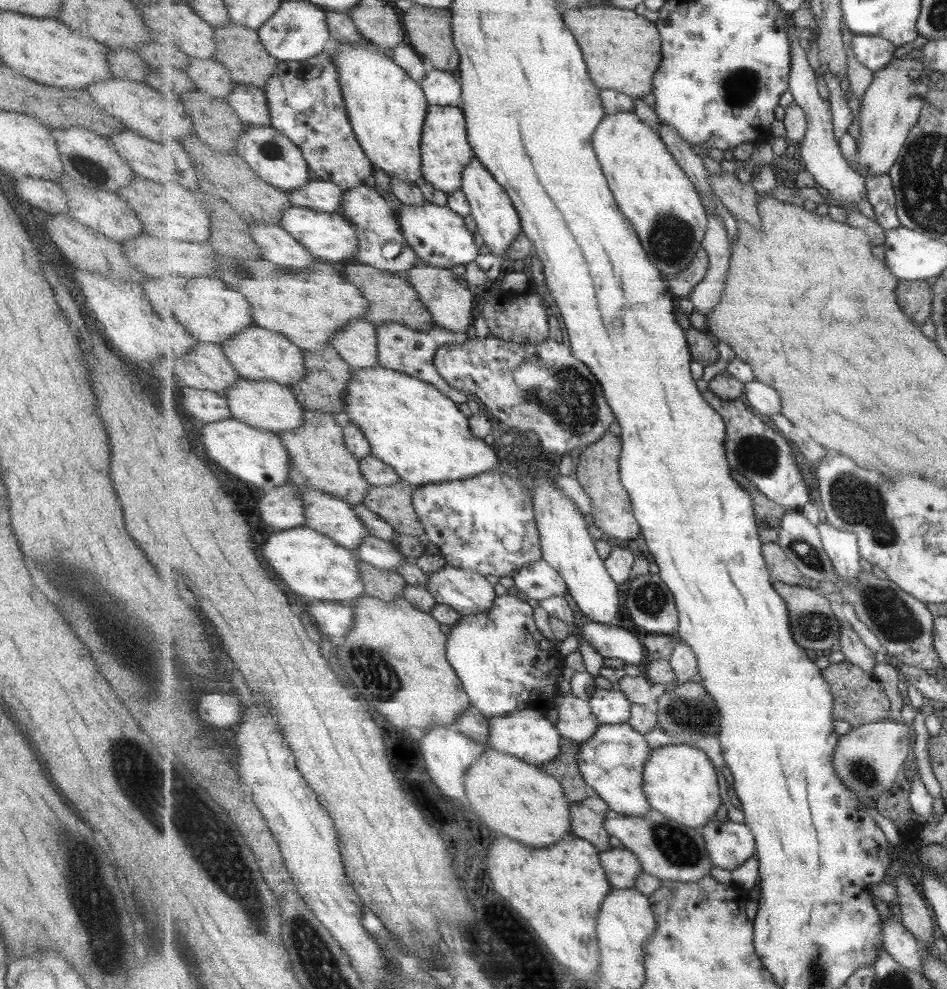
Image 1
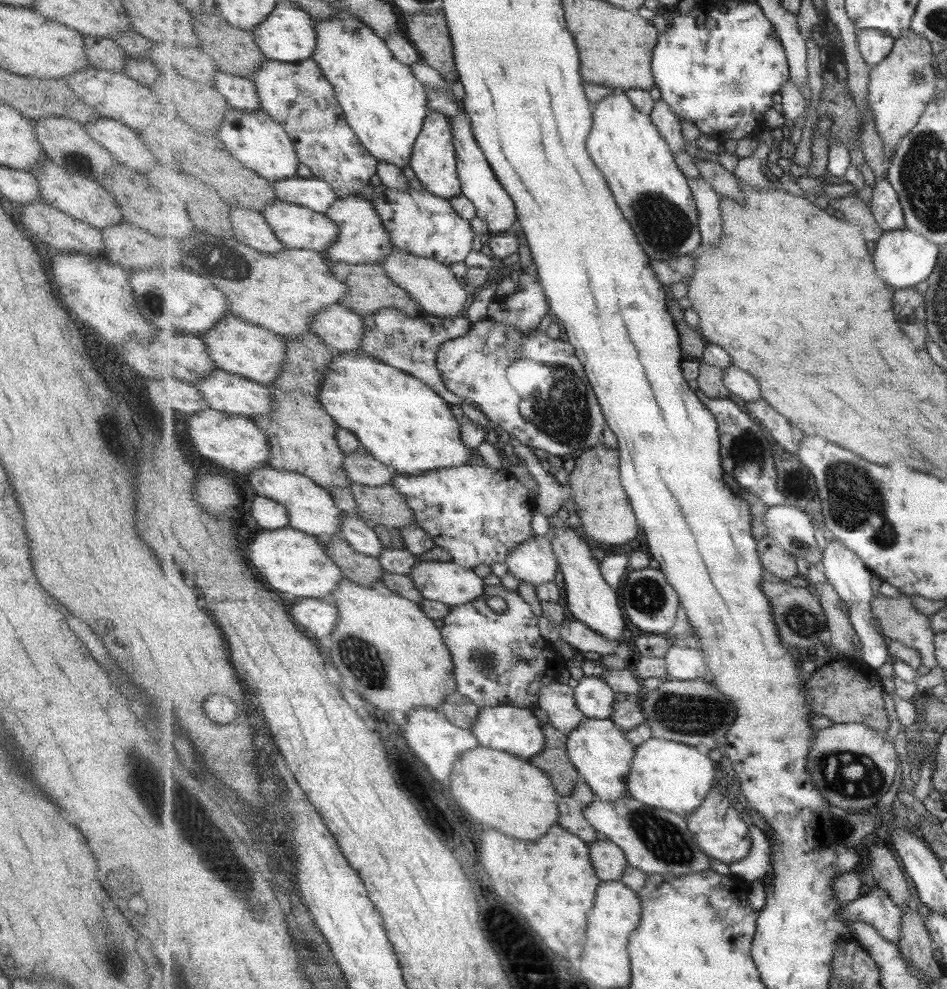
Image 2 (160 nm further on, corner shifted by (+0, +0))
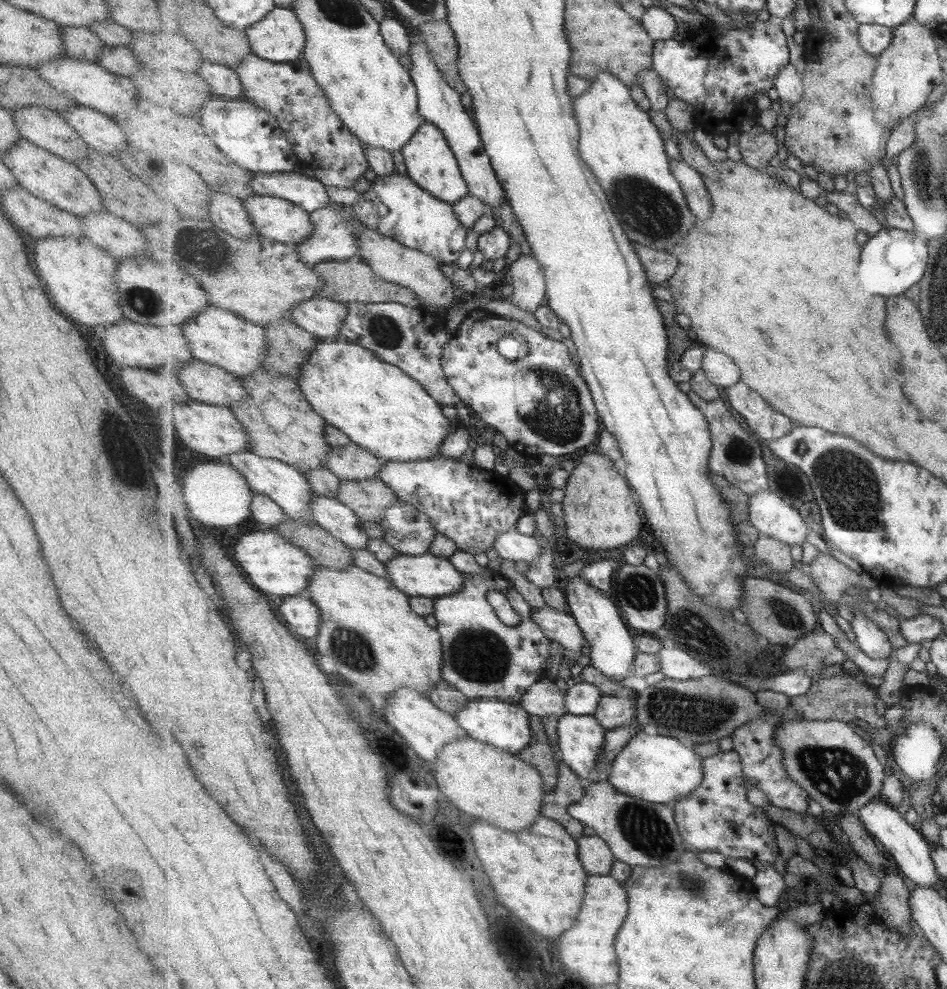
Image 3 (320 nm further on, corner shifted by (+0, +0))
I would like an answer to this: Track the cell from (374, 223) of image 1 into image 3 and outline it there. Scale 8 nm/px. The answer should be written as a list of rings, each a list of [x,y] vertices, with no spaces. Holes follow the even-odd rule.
[[[332,206],[321,207],[310,212],[311,223],[315,232],[311,233],[305,240],[296,245],[301,260],[309,267],[314,268],[316,264],[327,261],[344,261],[352,256],[360,254],[358,245],[358,233],[365,224],[354,213],[351,206],[346,208],[332,208]]]

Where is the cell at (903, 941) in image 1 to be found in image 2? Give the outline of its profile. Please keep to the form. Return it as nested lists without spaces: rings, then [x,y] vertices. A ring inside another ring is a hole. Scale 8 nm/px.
[[[872,888],[842,909],[842,918],[872,924],[887,940],[898,944],[904,912],[884,888]]]

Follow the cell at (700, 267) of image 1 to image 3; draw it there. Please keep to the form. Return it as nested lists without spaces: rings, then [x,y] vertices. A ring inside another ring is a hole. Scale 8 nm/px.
[[[633,243],[650,282],[661,284],[675,274],[679,260],[675,256],[671,256],[671,253],[663,249],[651,248],[649,245]]]

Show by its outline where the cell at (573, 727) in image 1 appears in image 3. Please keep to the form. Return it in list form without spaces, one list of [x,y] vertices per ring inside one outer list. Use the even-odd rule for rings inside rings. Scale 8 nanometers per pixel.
[[[551,678],[532,684],[523,696],[521,706],[529,714],[542,717],[553,715],[561,718],[568,713],[566,693],[561,692]]]

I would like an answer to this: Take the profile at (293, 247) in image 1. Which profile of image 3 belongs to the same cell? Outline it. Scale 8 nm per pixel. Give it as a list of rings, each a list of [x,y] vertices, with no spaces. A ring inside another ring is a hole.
[[[211,191],[209,210],[212,224],[224,232],[245,240],[261,237],[253,227],[243,199]]]

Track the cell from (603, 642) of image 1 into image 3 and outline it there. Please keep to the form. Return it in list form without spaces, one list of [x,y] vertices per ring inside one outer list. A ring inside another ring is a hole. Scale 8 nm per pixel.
[[[545,604],[532,609],[530,617],[543,629],[544,636],[561,644],[571,655],[580,653],[583,644],[587,644],[578,620],[571,613]]]

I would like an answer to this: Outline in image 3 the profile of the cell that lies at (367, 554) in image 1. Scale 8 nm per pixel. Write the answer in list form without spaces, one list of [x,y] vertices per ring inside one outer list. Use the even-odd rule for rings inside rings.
[[[312,494],[310,520],[320,524],[335,538],[355,549],[367,549],[369,535],[362,529],[362,521],[355,511],[333,496]]]

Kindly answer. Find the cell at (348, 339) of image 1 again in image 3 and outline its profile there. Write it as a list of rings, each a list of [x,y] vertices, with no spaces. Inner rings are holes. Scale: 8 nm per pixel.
[[[323,297],[299,303],[290,317],[317,338],[340,337],[340,324],[347,316],[347,305]]]

